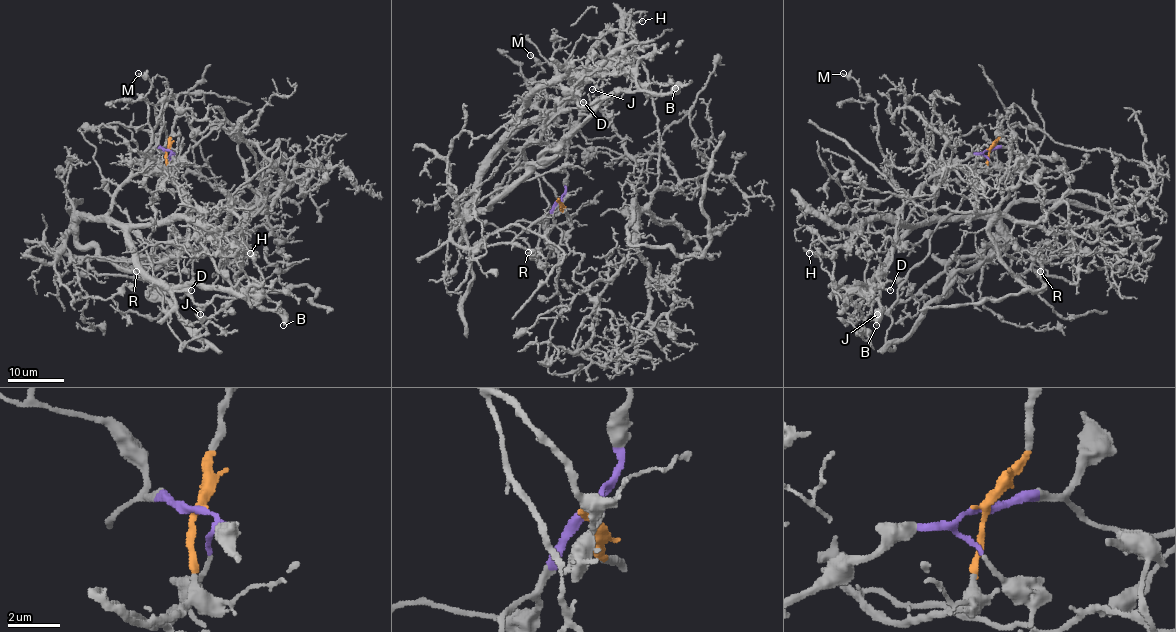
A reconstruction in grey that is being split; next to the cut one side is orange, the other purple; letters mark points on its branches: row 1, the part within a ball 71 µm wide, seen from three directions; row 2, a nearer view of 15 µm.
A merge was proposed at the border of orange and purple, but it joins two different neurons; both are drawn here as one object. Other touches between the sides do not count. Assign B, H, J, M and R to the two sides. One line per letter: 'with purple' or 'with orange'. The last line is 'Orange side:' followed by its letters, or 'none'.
B: with purple
H: with purple
J: with orange
M: with orange
R: with orange
Orange side: J, M, R

